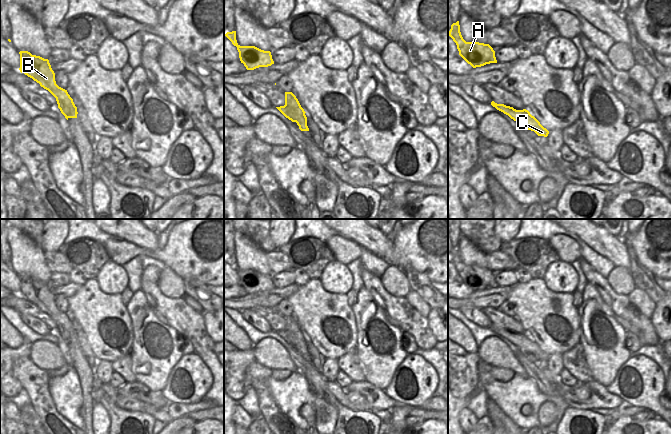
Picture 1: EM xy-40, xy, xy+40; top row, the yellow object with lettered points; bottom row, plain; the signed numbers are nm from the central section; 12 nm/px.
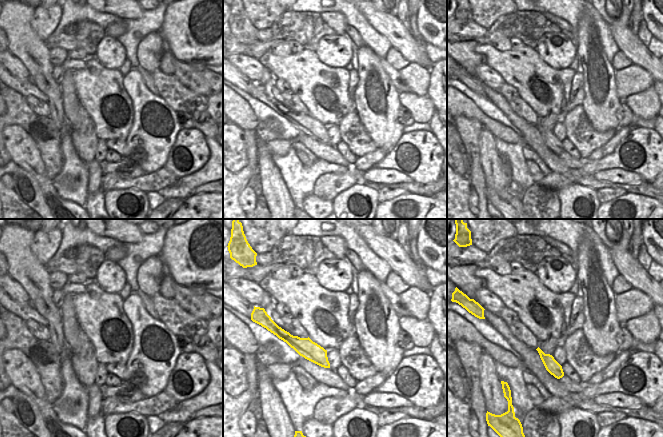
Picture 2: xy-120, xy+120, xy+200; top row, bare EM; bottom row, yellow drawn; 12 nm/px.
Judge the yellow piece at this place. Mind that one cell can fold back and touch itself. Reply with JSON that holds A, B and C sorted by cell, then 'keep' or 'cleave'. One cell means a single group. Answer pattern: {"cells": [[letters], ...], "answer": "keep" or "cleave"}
{"cells": [["A", "B"], ["C"]], "answer": "cleave"}

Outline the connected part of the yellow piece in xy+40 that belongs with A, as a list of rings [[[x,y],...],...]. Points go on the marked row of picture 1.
[[[459,21],[451,25],[449,36],[457,45],[459,55],[473,68],[497,63],[495,51],[489,44],[466,42],[460,32]]]

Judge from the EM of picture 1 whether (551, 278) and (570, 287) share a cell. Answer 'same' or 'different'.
same

